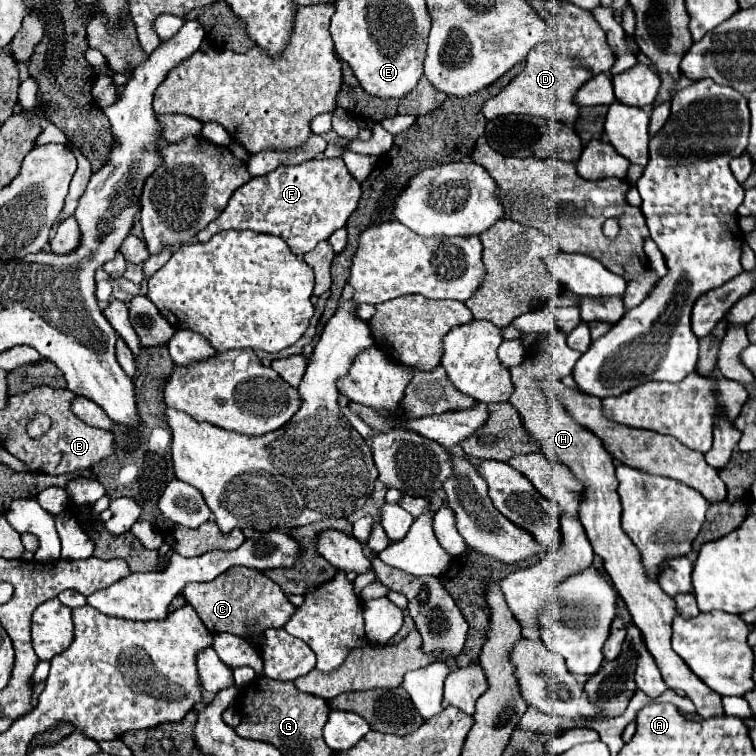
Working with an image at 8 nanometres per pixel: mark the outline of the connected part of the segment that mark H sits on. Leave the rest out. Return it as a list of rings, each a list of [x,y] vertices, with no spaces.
[[[555,329],[551,347],[543,351],[527,353],[521,365],[511,367],[511,379],[515,385],[515,391],[509,401],[521,413],[523,425],[527,427],[527,431],[541,443],[541,451],[549,459],[565,463],[575,473],[575,477],[585,485],[585,503],[581,503],[581,523],[589,535],[593,551],[603,559],[607,575],[611,577],[617,593],[623,597],[635,625],[641,629],[645,645],[649,653],[655,657],[667,687],[675,691],[683,691],[695,703],[699,717],[709,719],[709,717],[721,715],[723,713],[721,695],[713,693],[713,689],[709,689],[693,671],[689,671],[685,661],[671,647],[671,633],[673,633],[671,625],[673,625],[673,619],[677,617],[675,601],[663,593],[657,581],[649,581],[645,577],[645,569],[641,569],[641,555],[637,553],[637,547],[633,545],[633,541],[621,529],[621,503],[617,495],[613,455],[605,449],[603,441],[595,433],[591,433],[589,429],[585,429],[573,419],[573,415],[567,411],[565,405],[551,401],[541,389],[543,379],[551,379],[551,377],[563,379],[571,375],[575,363],[581,357],[581,353],[571,349],[565,339],[567,335]]]

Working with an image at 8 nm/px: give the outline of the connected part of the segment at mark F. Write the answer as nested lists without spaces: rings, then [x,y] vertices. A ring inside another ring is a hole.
[[[319,157],[289,167],[281,165],[267,175],[253,177],[237,189],[223,213],[197,233],[197,241],[209,241],[215,233],[229,229],[249,229],[285,239],[289,249],[301,257],[347,223],[347,217],[355,211],[359,197],[361,185],[349,175],[343,159],[339,157]]]

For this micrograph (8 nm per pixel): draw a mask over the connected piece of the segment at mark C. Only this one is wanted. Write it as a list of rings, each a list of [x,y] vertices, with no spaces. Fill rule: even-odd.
[[[231,567],[209,583],[189,583],[183,589],[183,597],[193,605],[211,633],[227,631],[239,637],[253,637],[269,627],[283,627],[297,611],[275,581],[249,567]]]

